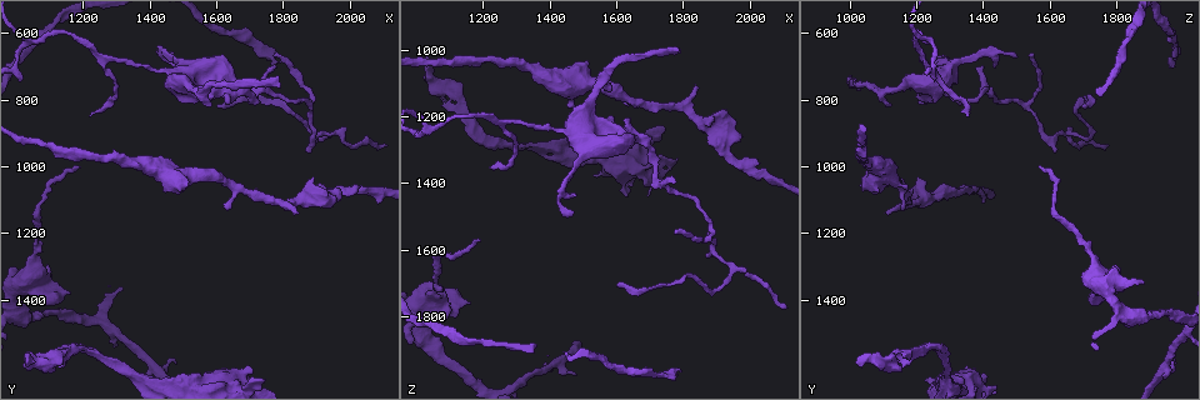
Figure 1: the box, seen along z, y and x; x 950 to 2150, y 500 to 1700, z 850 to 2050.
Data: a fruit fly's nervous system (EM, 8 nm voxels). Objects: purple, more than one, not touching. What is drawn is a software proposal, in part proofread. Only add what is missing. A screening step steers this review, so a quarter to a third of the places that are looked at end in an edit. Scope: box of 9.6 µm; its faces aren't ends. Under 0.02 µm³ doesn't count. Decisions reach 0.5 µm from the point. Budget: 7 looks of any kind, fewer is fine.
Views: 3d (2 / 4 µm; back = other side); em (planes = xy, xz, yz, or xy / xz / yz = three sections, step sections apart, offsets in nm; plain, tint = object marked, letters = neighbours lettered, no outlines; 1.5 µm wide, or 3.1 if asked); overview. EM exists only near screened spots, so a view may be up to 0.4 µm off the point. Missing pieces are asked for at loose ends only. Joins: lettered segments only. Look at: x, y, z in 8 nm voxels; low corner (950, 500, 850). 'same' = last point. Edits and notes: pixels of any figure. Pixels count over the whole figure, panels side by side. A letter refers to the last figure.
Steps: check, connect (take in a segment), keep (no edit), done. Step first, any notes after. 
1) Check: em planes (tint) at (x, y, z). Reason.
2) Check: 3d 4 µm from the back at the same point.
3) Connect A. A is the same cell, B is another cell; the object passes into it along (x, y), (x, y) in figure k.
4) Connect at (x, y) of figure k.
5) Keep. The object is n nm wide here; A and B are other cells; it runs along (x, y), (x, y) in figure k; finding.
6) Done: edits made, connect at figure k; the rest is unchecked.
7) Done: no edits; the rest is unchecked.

Check: em planes (tint) at (1620, 1130, 1160). Free end.

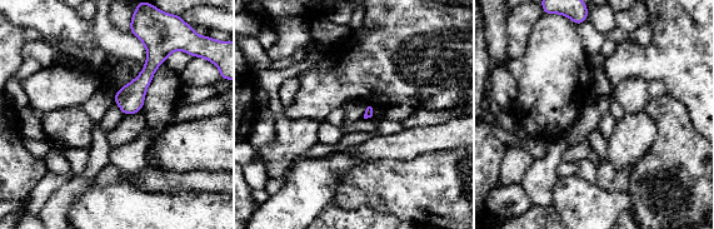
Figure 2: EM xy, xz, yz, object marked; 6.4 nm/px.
Check: em planes (letters) at the same point.

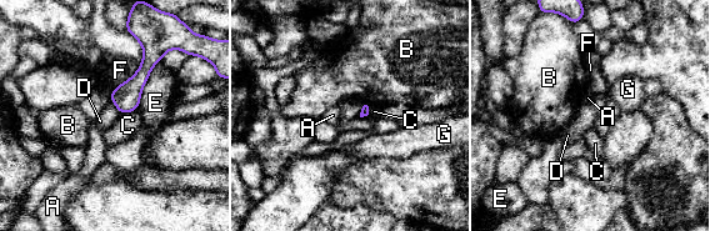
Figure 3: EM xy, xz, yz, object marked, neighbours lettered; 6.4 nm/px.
Keep. A, B, C, D, E, F and G are other cells; none of them fits.

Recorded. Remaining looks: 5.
Check: 3d 2 µm at (1780, 740, 1000). Free end.

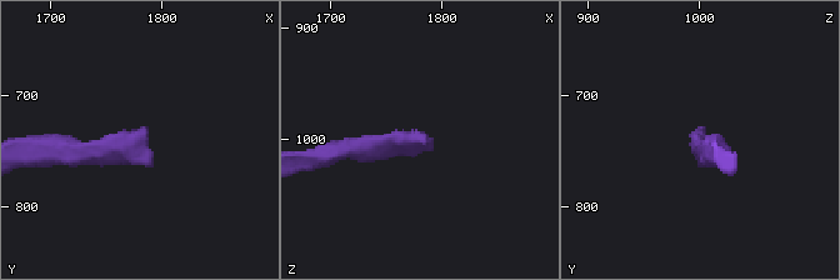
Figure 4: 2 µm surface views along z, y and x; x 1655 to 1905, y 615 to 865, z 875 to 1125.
Check: em planes (letters) at (1788, 732, 1002). Now the EM.

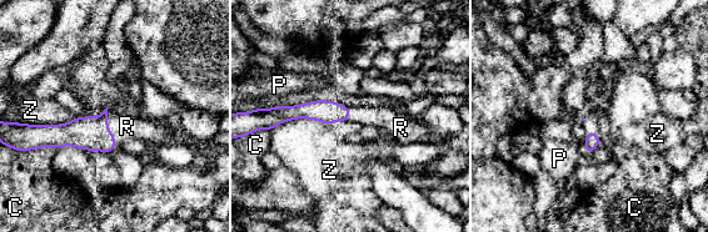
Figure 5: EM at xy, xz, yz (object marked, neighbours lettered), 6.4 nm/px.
Connect R. R is the same cell, C, P and Z are other cells; it goes on there.

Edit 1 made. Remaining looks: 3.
Check: overview.

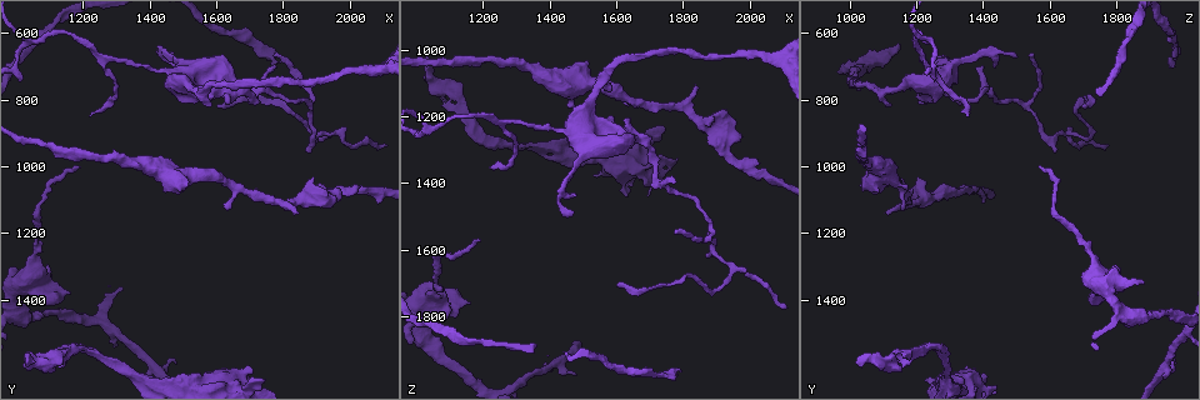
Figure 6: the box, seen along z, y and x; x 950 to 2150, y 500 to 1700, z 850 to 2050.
Check: em planes (plain) at (1770, 700, 1400). Branch stops here.

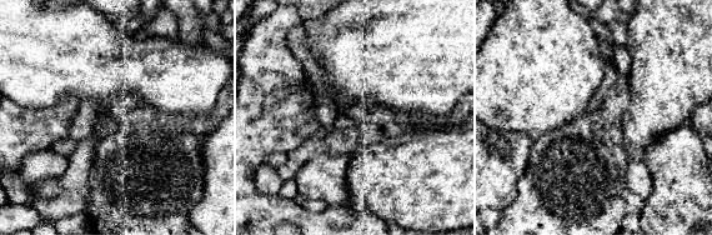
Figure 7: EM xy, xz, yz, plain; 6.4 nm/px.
Check: em planes (letters) at the same point. What lies round it.

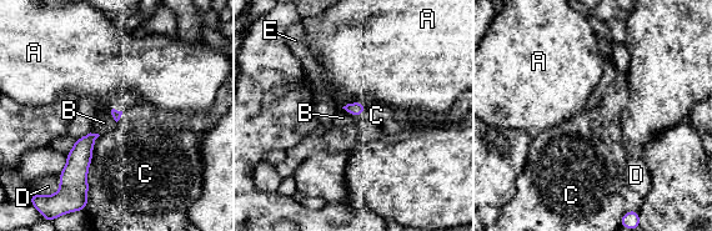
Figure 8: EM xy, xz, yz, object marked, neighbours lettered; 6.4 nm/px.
Keep. A, B, C, D and E are other cells; a border runs along (111, 109), (111, 116), (116, 122) in figure 8; no lettered segment goes on from it.

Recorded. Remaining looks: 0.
Done: edits made, connect at figure 5; the rest is unchecked.

